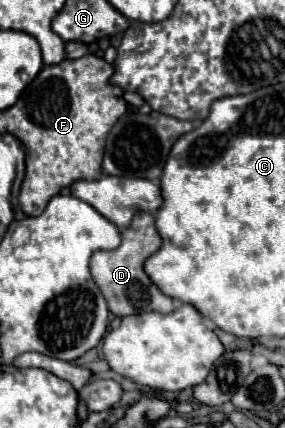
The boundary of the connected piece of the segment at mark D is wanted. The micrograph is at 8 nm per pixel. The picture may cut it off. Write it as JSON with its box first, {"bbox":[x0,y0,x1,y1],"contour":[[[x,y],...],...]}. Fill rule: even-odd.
{"bbox":[91,212,173,316],"contour":[[[137,212],[133,216],[133,222],[129,228],[123,230],[121,234],[121,246],[109,252],[95,252],[91,256],[91,274],[97,286],[101,288],[109,310],[115,316],[129,316],[129,314],[139,314],[139,312],[161,312],[169,314],[173,312],[173,300],[165,296],[145,274],[143,264],[145,260],[155,254],[161,248],[161,236],[155,230],[155,218],[149,212]]]}

